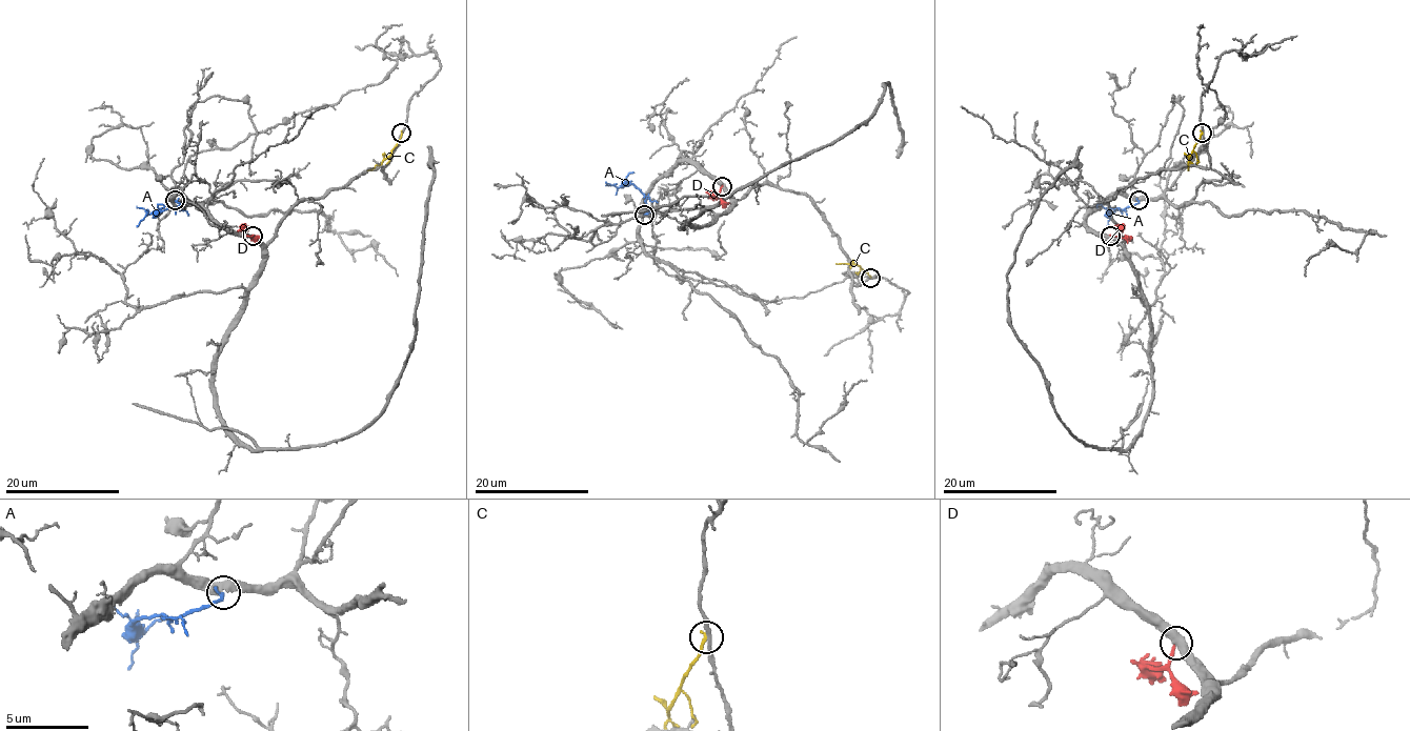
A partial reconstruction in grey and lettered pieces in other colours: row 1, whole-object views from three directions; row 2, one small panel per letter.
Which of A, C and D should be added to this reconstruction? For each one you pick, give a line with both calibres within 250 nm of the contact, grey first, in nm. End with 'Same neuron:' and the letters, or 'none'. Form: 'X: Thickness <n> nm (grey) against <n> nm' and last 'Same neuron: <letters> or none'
A: Thickness 420 nm (grey) against 240 nm
Same neuron: A

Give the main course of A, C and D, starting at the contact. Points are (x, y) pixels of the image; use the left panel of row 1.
A: (176, 200), (181, 204), (177, 208), (154, 210), (137, 227)
C: (401, 133), (389, 156), (366, 170)
D: (253, 236), (242, 231), (245, 223)

